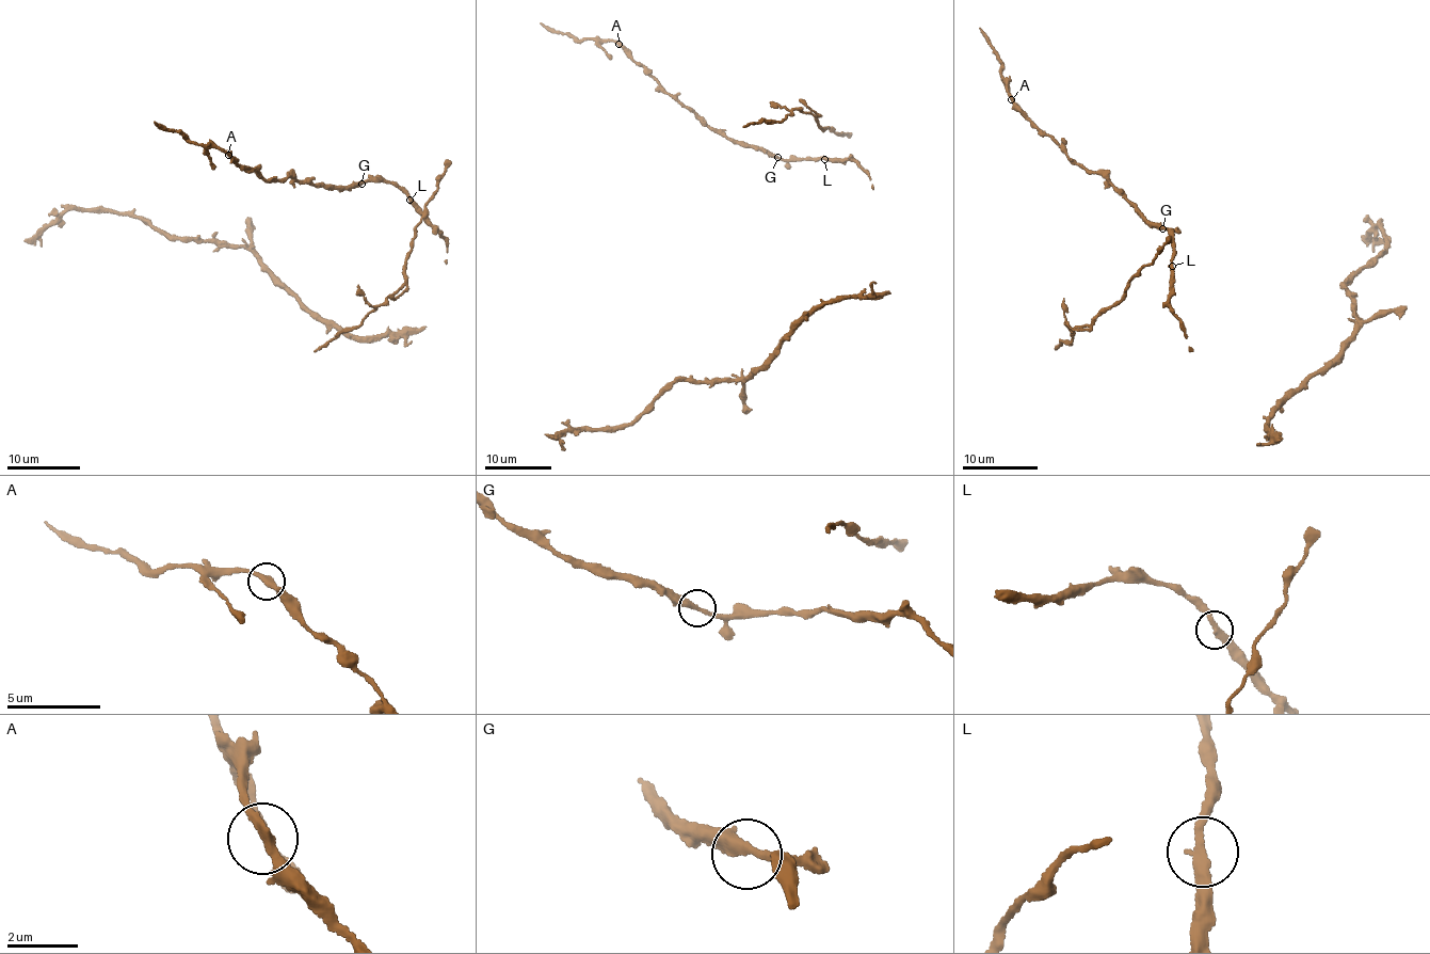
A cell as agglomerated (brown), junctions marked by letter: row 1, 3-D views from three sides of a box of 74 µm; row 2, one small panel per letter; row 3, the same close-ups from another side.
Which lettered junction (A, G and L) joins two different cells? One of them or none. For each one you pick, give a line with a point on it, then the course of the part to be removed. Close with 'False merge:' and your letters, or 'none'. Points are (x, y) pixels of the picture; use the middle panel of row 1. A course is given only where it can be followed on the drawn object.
False merge: none

